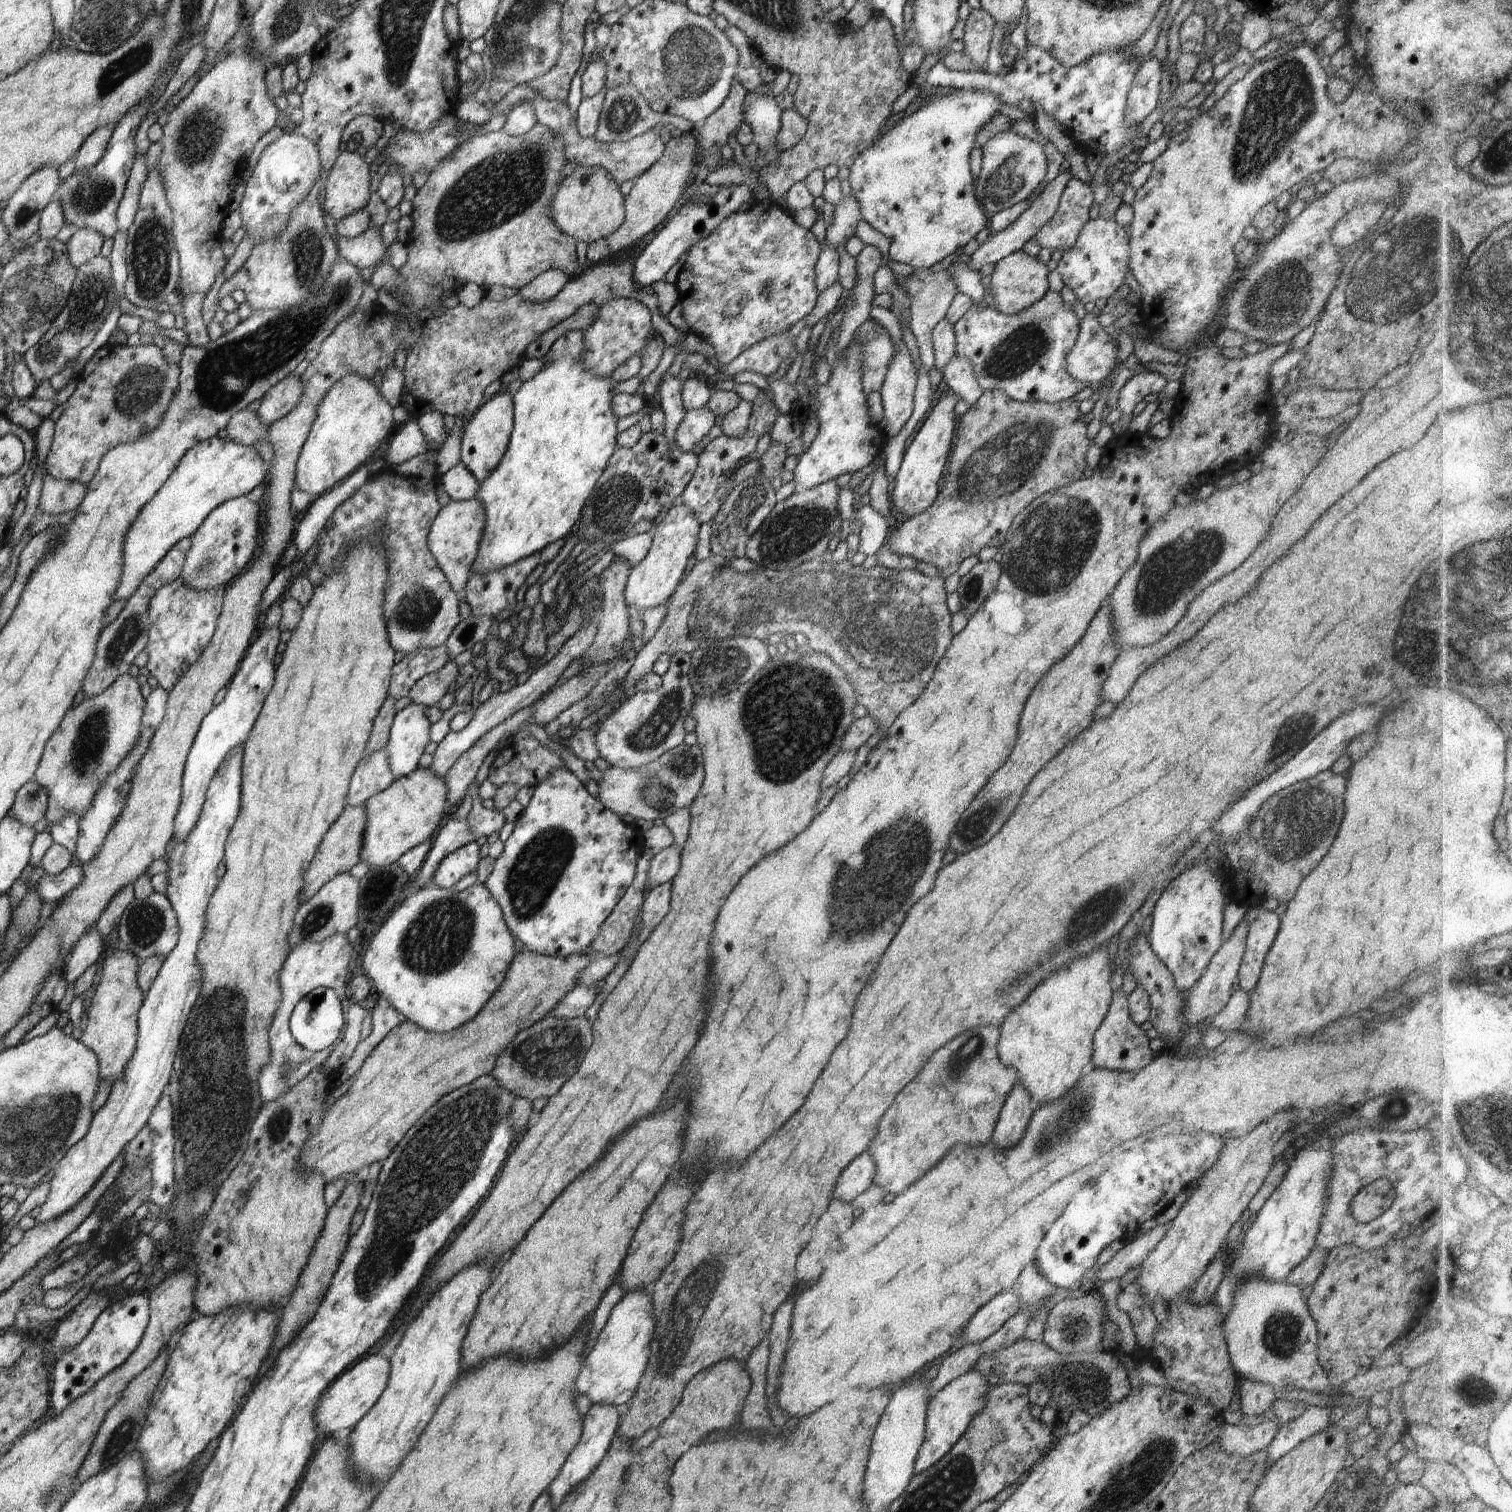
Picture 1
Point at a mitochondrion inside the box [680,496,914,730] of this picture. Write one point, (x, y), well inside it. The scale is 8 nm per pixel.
(791, 532)

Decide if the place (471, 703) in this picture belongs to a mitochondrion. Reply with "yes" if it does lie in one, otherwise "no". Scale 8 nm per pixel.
no

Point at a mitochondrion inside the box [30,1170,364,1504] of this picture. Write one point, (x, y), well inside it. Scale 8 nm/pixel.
(121, 1435)

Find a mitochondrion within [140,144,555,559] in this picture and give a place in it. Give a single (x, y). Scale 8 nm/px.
(226, 377)

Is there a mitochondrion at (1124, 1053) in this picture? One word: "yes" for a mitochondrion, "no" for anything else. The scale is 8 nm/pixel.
no

